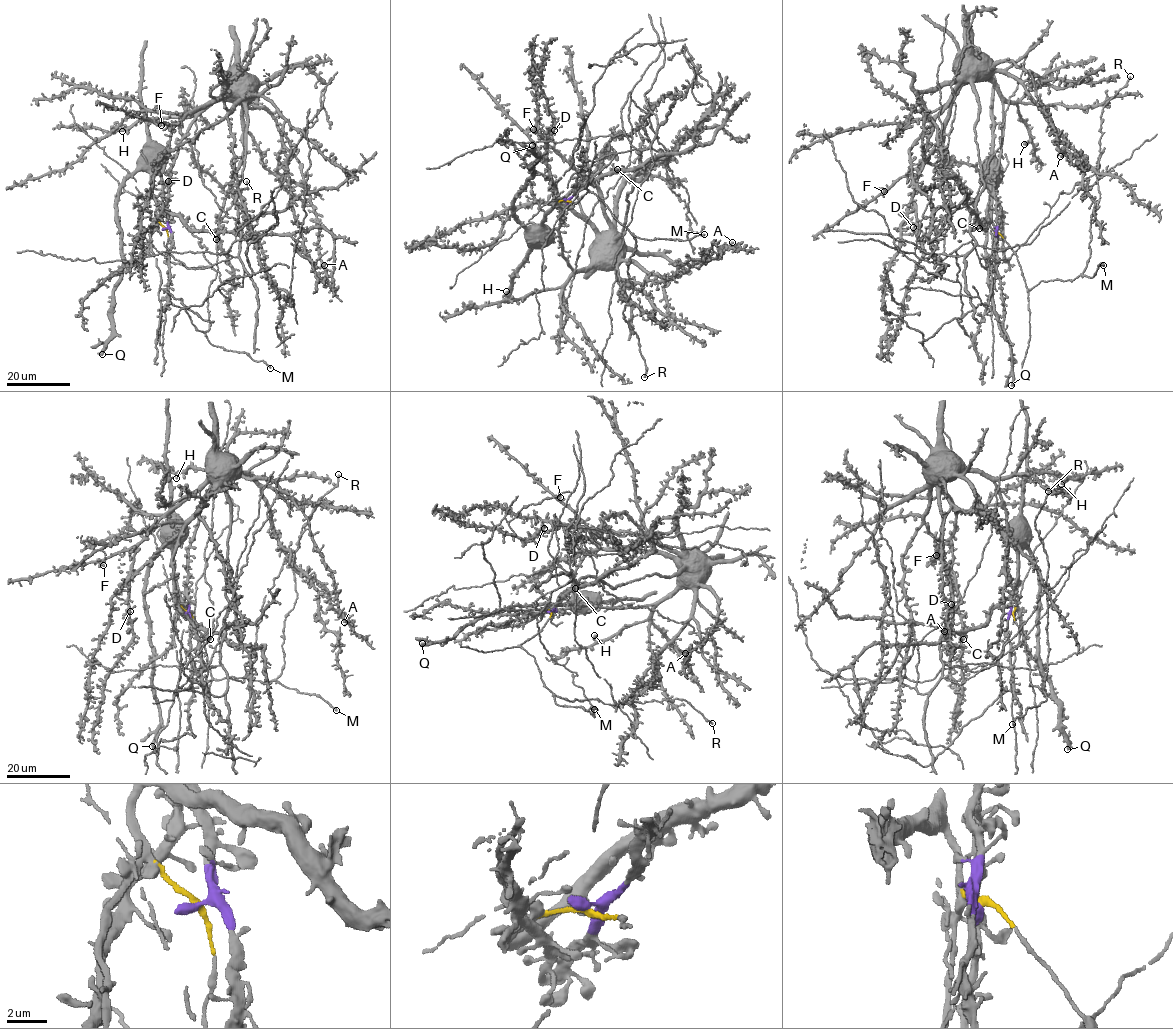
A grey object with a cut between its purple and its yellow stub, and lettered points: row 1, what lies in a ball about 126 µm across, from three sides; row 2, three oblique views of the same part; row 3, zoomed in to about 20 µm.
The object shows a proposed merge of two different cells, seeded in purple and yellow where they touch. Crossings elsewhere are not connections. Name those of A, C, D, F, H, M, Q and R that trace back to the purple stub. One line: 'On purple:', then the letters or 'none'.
On purple: A, D, F, H

